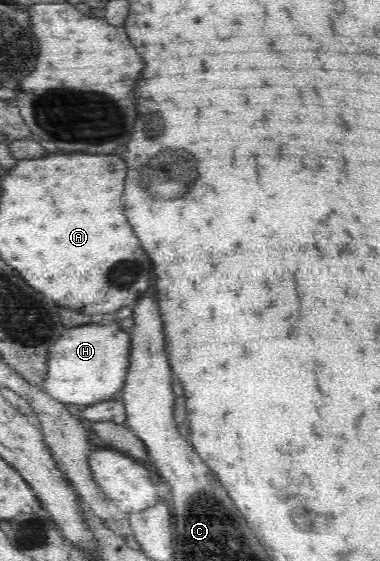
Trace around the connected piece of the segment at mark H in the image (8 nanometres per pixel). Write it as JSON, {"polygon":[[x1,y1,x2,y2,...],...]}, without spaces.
{"polygon":[[116,321,75,326,50,346,48,369,39,386,63,404,88,406,118,398,128,371,130,346,130,334,120,329]]}

